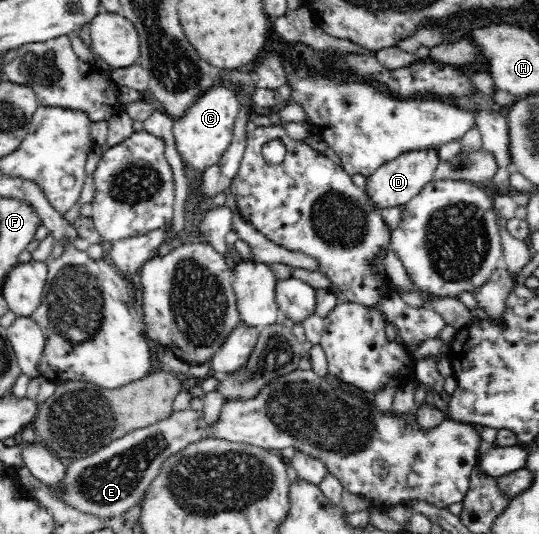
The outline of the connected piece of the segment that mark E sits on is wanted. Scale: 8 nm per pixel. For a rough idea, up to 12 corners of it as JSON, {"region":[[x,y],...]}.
{"region":[[173,411],[66,462],[59,499],[99,518],[144,498],[167,458],[206,438]]}

